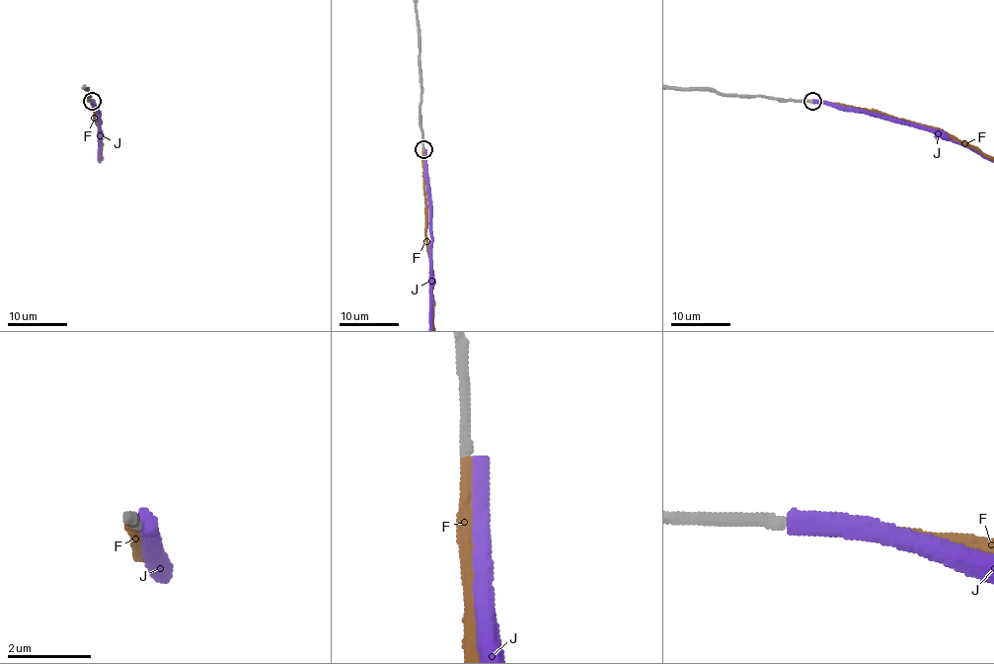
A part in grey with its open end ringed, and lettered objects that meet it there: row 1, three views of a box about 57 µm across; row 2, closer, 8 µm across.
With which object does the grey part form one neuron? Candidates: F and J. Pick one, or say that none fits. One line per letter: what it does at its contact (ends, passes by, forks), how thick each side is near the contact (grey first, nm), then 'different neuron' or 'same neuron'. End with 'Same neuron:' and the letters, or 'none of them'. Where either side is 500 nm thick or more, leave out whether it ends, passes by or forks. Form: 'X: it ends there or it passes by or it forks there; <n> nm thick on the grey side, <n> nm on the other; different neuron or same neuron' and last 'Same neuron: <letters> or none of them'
F: it ends there; 280 nm thick on the grey side, 280 nm on the other; same neuron
J: it ends there; 280 nm thick on the grey side, 460 nm on the other; different neuron
Same neuron: F

